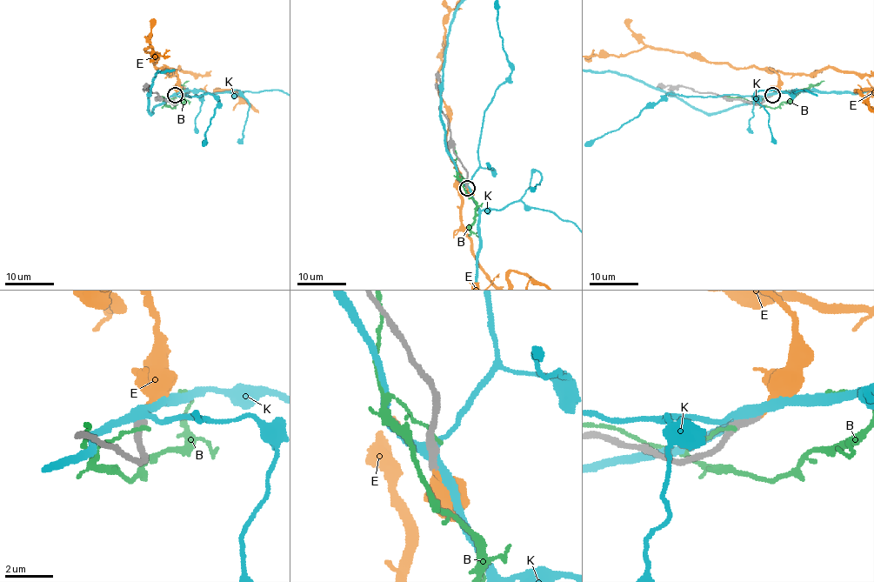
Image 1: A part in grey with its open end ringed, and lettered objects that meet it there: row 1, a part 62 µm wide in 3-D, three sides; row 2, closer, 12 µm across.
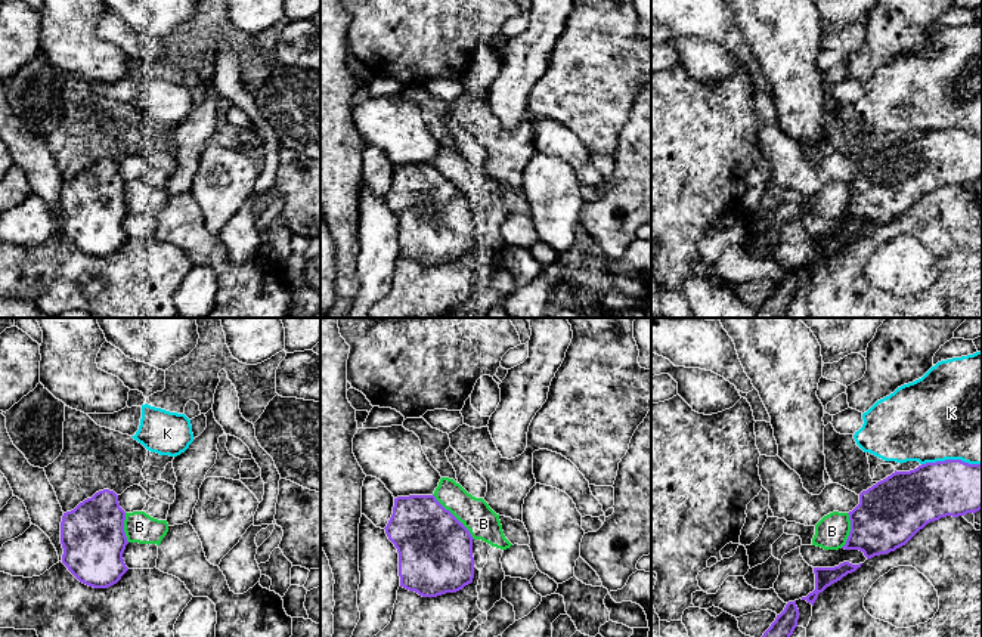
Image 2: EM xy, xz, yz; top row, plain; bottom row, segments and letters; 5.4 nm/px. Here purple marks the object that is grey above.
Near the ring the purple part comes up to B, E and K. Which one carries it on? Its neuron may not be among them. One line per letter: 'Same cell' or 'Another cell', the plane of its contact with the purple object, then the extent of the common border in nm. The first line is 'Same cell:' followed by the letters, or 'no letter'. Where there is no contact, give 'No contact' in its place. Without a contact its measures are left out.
Same cell: E
B: Another cell. Touches purple in xz. Shared border 340 nm
E: Same cell. No contact
K: Another cell. Touches purple in yz. Shared border 320 nm

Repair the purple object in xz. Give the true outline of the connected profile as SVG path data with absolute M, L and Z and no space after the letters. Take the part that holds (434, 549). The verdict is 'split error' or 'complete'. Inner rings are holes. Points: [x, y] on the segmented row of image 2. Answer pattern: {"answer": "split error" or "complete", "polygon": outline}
{"answer": "complete", "polygon": "M434 495L394 498L393 514L384 528L399 553L400 587L422 597L456 593L473 582L473 536Z"}

